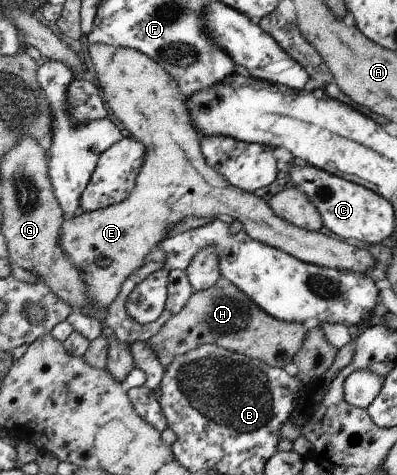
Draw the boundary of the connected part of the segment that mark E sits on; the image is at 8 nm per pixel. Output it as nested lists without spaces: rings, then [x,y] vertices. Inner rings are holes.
[[[104,43],[85,45],[85,51],[92,73],[96,74],[103,90],[104,101],[113,111],[113,115],[121,120],[123,126],[131,135],[145,145],[145,161],[139,169],[135,191],[123,200],[123,203],[113,203],[111,207],[102,210],[79,213],[70,220],[64,220],[59,231],[59,245],[62,245],[67,259],[79,269],[85,283],[85,299],[91,299],[95,307],[104,311],[120,293],[122,283],[135,269],[143,267],[146,255],[157,247],[159,241],[169,237],[167,233],[187,217],[219,217],[223,213],[231,215],[234,220],[243,224],[245,233],[261,243],[281,249],[285,253],[301,261],[339,271],[354,273],[371,273],[377,265],[377,260],[365,247],[350,245],[343,239],[335,239],[319,231],[309,231],[293,225],[275,215],[263,198],[232,186],[214,167],[211,167],[203,157],[197,131],[191,123],[191,115],[185,107],[185,97],[178,83],[161,67],[158,62],[147,57],[145,53],[131,48],[115,47]]]

